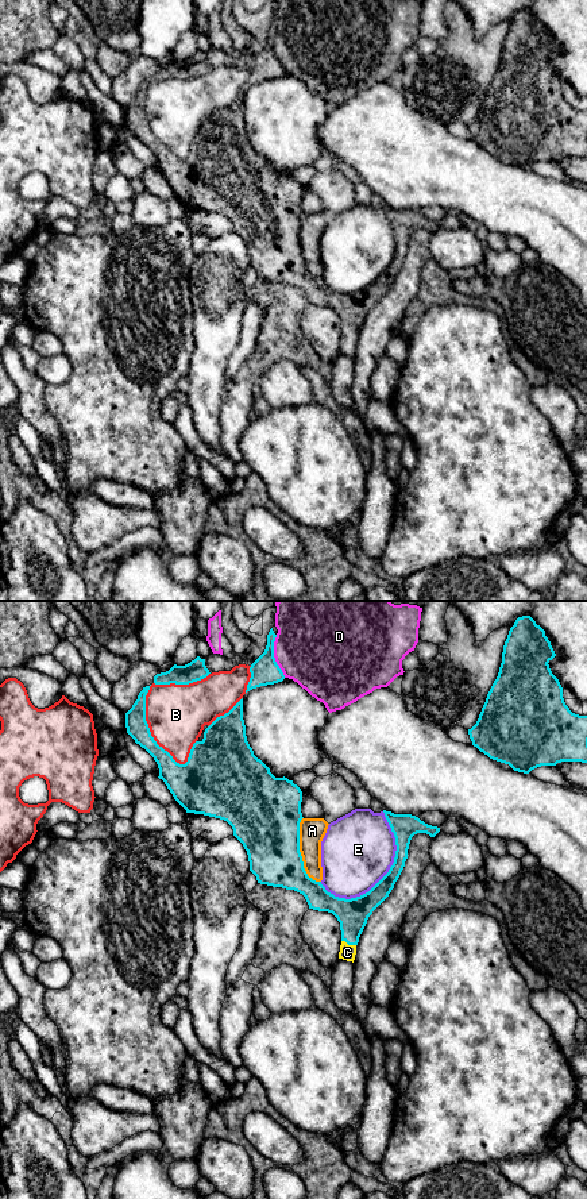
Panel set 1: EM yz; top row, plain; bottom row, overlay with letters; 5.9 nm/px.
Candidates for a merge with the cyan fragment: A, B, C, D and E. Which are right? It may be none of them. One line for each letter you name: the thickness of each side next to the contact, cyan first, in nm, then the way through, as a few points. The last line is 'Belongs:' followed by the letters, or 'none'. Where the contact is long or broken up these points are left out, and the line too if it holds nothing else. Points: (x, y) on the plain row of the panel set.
C: Thickness 190 nm (cyan) against 100 nm. Path across: yz (352, 309), (348, 339), (347, 347)
Belongs: C

